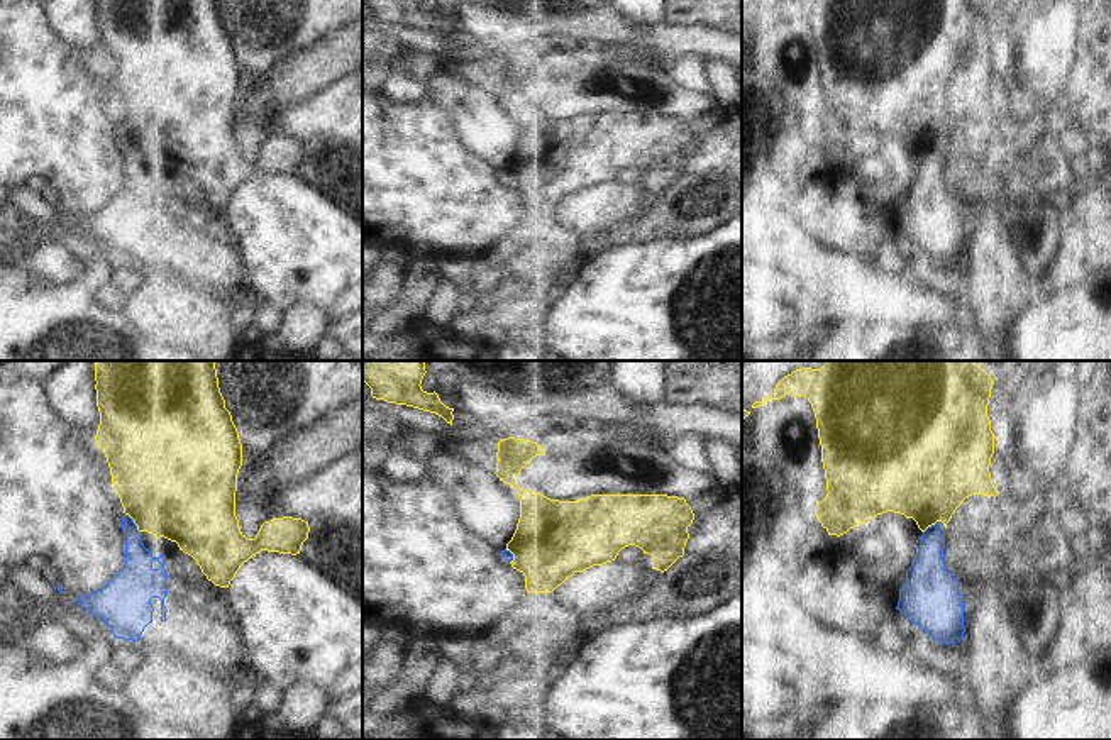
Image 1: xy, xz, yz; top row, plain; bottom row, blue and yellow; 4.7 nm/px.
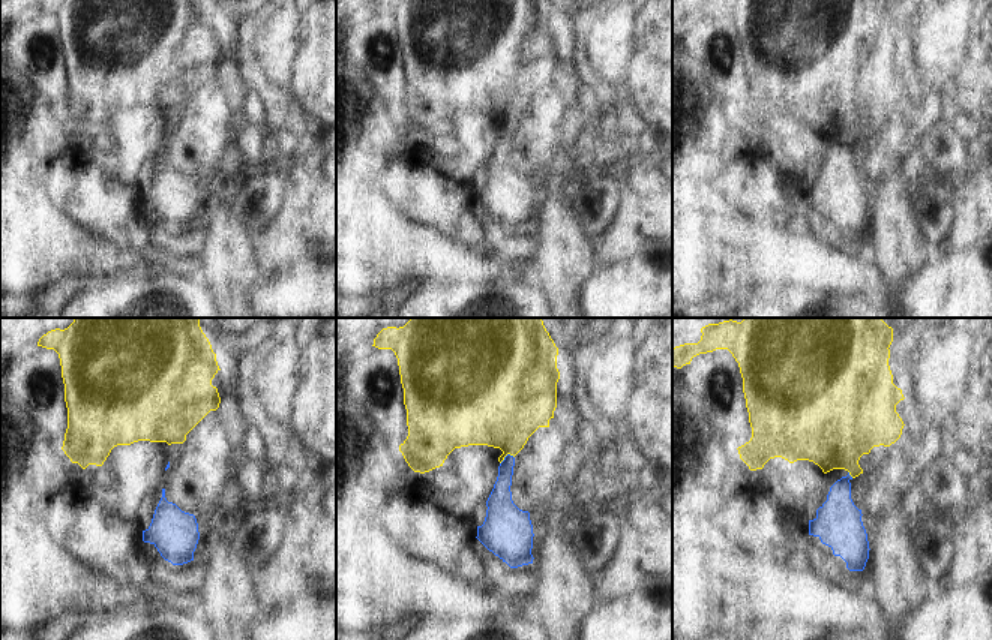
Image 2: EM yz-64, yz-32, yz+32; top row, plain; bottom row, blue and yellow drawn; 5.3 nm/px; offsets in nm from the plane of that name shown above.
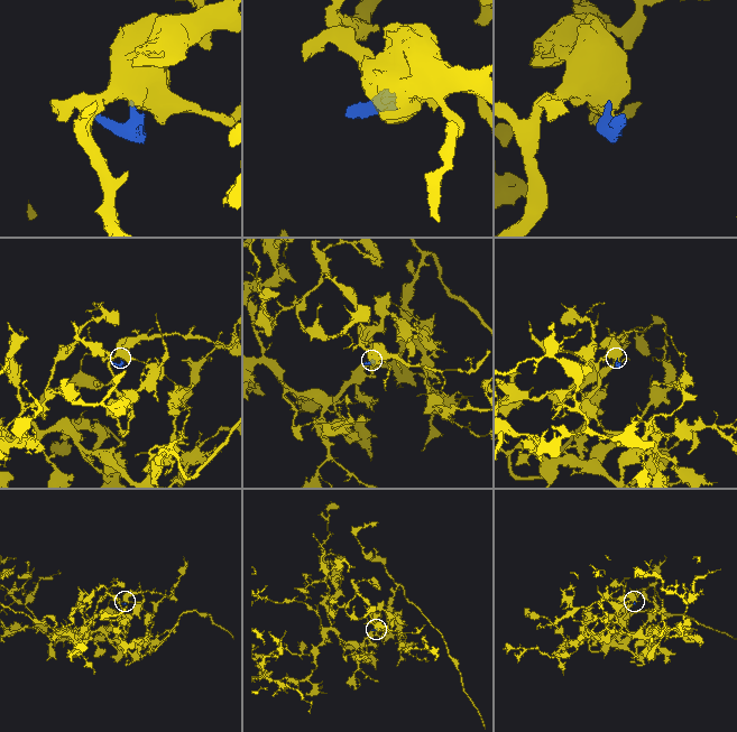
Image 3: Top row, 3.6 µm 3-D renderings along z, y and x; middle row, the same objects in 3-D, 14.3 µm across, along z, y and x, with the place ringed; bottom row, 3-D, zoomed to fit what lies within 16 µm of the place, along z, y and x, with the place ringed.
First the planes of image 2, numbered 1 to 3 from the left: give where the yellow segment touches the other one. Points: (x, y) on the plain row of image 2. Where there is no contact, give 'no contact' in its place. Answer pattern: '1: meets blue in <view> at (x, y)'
1: no contact
2: meets blue in yz-32 at (506, 120)
3: meets blue in yz+32 at (848, 138)

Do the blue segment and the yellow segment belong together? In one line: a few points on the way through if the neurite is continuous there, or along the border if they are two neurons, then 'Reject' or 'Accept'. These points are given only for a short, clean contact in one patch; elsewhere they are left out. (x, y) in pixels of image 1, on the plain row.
Boundary: yz (945, 148), (937, 143), (923, 153). Reject

